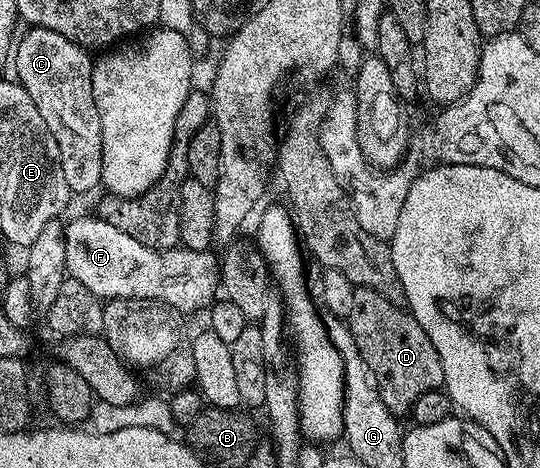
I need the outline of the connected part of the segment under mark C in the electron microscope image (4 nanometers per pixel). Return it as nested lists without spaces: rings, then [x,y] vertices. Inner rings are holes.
[[[29,28],[18,45],[17,81],[34,99],[34,107],[58,143],[62,175],[66,175],[66,187],[72,195],[88,193],[102,182],[102,119],[94,103],[93,64],[89,50],[53,29]]]

